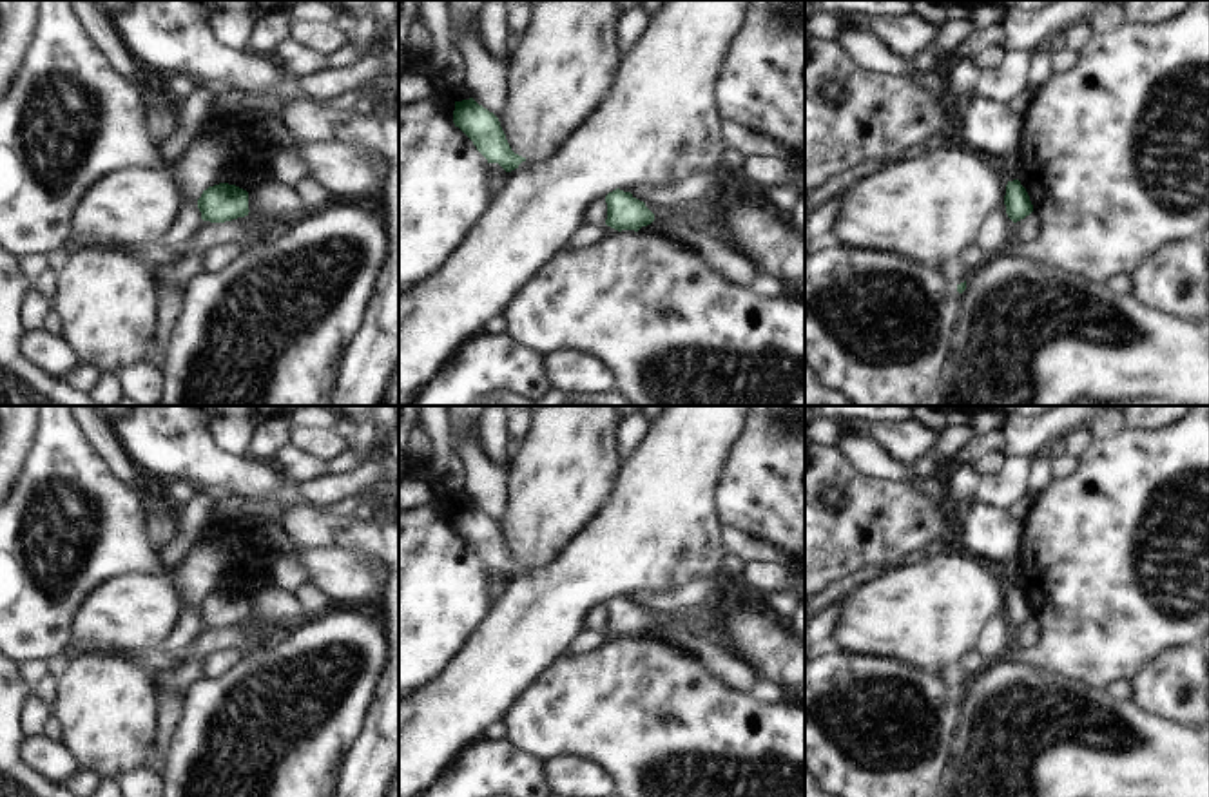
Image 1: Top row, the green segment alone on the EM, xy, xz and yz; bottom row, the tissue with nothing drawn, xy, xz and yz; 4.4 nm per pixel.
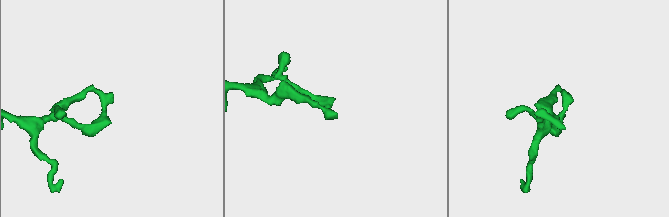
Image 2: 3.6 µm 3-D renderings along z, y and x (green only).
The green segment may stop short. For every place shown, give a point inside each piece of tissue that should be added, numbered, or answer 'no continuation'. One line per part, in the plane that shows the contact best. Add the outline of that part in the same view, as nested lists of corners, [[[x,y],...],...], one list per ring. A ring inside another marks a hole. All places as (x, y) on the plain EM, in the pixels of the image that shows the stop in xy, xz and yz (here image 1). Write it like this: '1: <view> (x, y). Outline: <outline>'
no continuation

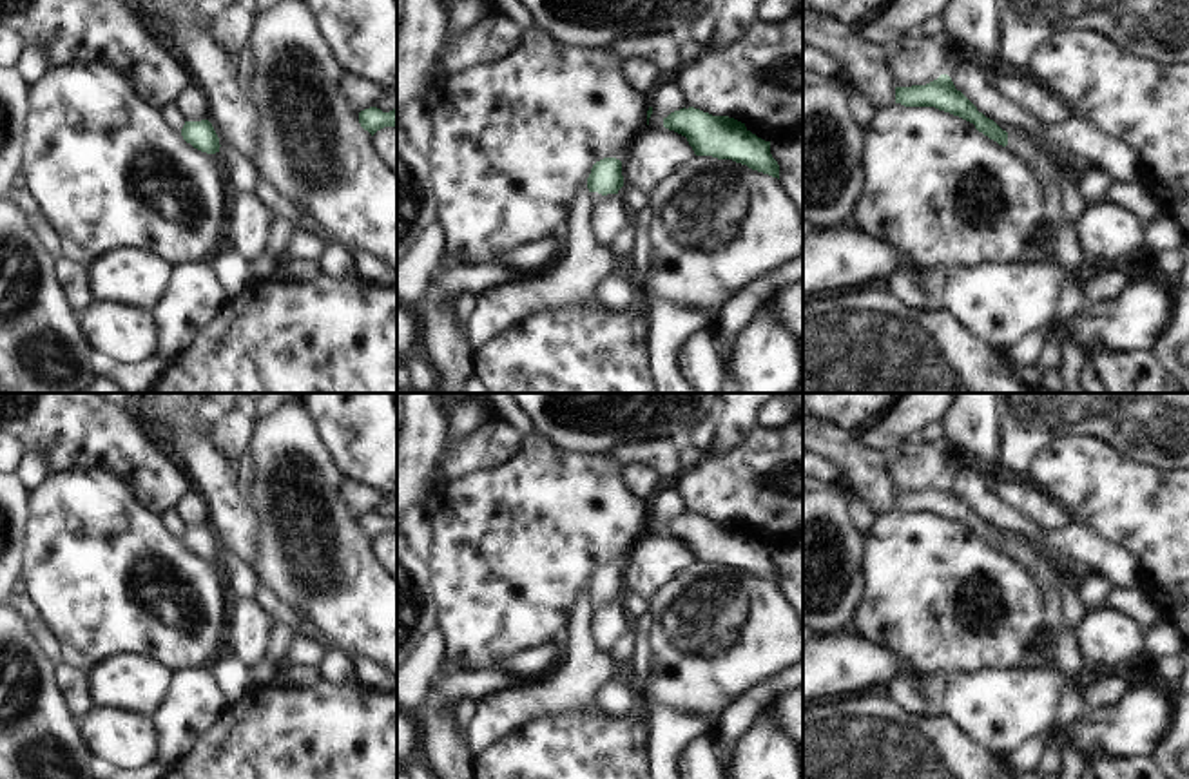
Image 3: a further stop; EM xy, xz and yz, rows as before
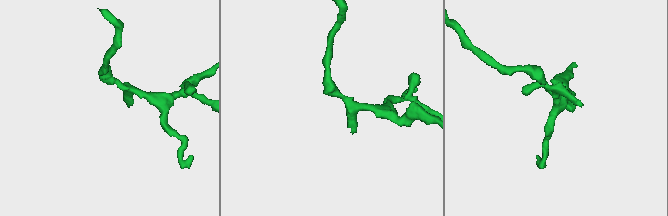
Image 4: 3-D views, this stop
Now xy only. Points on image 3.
no continuation

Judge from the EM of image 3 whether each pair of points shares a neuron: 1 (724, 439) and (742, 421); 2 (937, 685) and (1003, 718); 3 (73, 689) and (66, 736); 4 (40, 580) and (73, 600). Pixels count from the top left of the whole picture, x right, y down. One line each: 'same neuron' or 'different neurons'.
1: same neuron
2: same neuron
3: different neurons
4: same neuron

